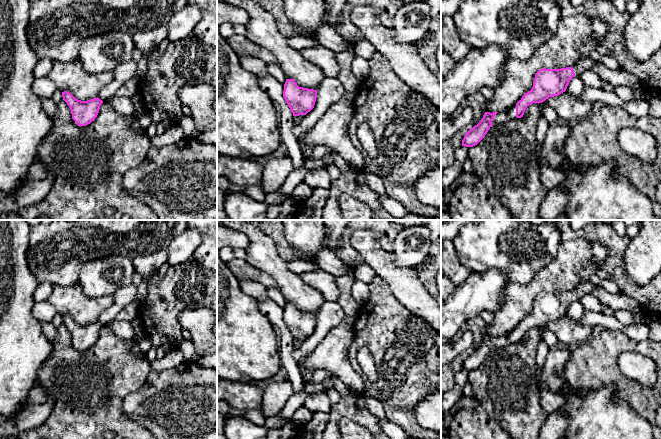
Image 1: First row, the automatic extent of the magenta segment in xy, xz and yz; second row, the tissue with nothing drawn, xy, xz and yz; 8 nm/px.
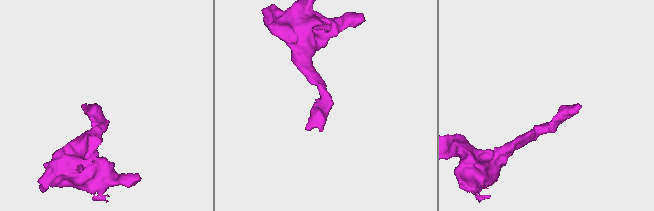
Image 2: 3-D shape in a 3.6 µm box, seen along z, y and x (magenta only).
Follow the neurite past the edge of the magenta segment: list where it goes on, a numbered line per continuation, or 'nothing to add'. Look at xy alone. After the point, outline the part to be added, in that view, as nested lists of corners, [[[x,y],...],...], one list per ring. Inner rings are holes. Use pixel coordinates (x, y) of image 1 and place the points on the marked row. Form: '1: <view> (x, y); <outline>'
nothing to add

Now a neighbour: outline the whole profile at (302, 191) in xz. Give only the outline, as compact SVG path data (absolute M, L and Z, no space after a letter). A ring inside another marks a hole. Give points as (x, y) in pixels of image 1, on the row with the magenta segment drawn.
M301 182L292 192L292 197L297 200L304 200L310 197L314 192L314 189Z

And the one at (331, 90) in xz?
M325 77L317 89L317 98L314 108L297 124L294 124L292 133L296 138L308 132L326 113L328 108L342 99L345 94L343 83L339 78Z

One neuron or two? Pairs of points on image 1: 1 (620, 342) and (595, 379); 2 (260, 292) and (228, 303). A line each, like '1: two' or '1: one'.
1: one
2: two

